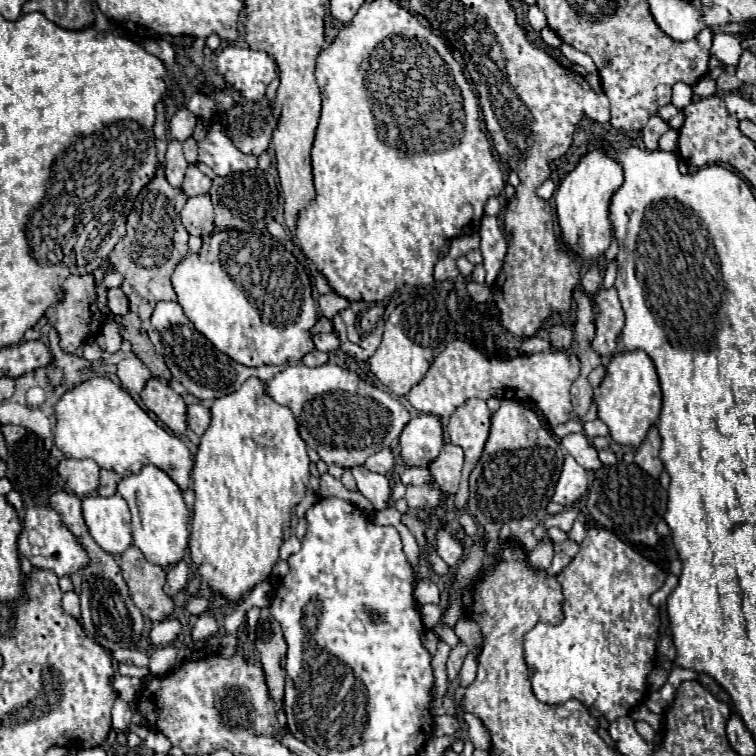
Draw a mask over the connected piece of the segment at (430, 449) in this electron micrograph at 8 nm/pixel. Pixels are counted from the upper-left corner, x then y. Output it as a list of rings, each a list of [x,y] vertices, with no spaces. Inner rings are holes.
[[[434,414],[414,416],[400,436],[400,456],[406,466],[426,468],[444,446],[442,424]]]

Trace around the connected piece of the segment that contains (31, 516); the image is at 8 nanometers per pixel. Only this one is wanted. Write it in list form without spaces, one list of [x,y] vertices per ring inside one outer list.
[[[32,506],[22,518],[22,532],[18,536],[18,552],[24,554],[34,568],[48,568],[56,576],[70,576],[86,566],[88,556],[76,542],[76,538],[64,528],[60,514],[50,506]]]

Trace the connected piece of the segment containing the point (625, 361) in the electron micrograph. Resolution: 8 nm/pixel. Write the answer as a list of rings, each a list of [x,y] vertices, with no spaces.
[[[644,350],[620,352],[606,362],[606,376],[594,388],[594,402],[598,406],[598,418],[608,426],[610,436],[618,444],[638,446],[648,428],[658,420],[662,406],[662,392],[656,376],[656,368]]]

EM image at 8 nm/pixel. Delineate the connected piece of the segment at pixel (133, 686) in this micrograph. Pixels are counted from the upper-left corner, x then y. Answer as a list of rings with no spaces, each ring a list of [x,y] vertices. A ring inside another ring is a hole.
[[[116,676],[114,678],[114,688],[118,690],[118,694],[124,698],[124,700],[138,700],[140,696],[140,690],[142,690],[142,680],[138,678],[124,678],[124,676]]]

